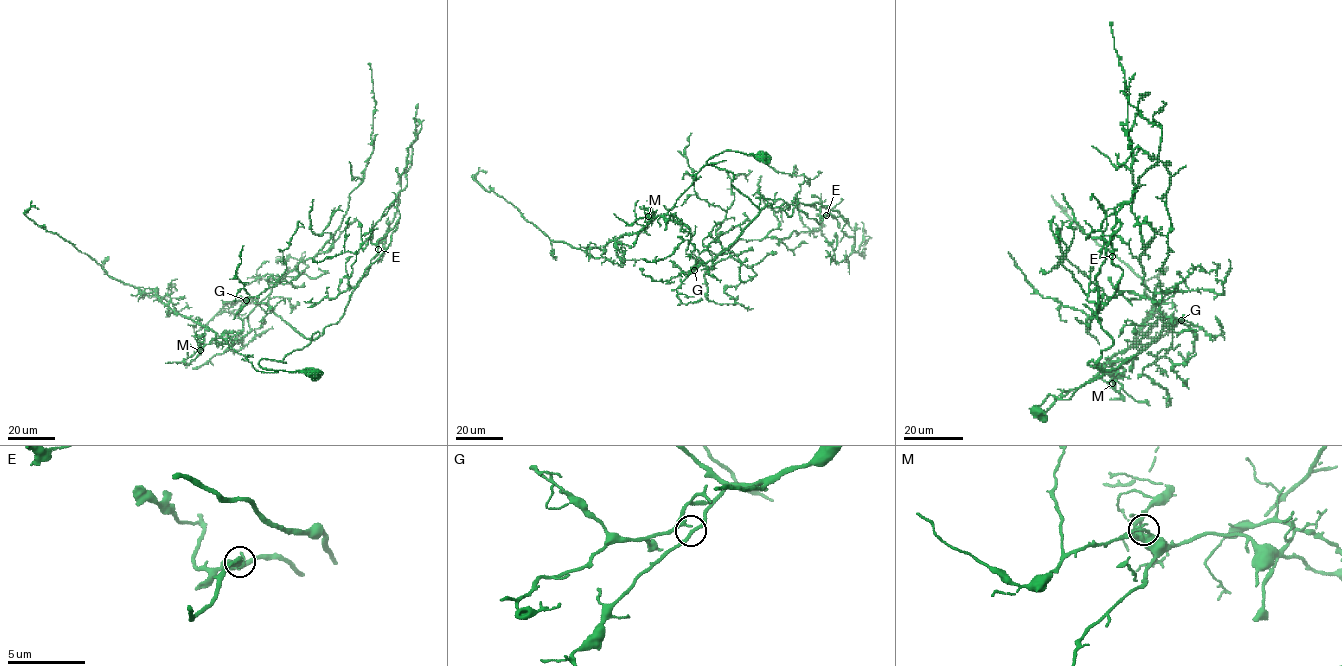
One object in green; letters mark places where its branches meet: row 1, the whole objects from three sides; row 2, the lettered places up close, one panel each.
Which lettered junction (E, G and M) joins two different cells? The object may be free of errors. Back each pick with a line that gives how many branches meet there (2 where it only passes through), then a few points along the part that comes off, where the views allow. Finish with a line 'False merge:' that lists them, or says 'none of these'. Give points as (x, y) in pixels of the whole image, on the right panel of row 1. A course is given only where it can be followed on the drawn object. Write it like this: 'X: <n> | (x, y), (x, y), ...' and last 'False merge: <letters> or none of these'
M: 2 | (1112, 383), (1108, 362), (1134, 342), (1152, 306), (1156, 312), (1159, 306), (1145, 293), (1143, 280), (1057, 206)
False merge: M

